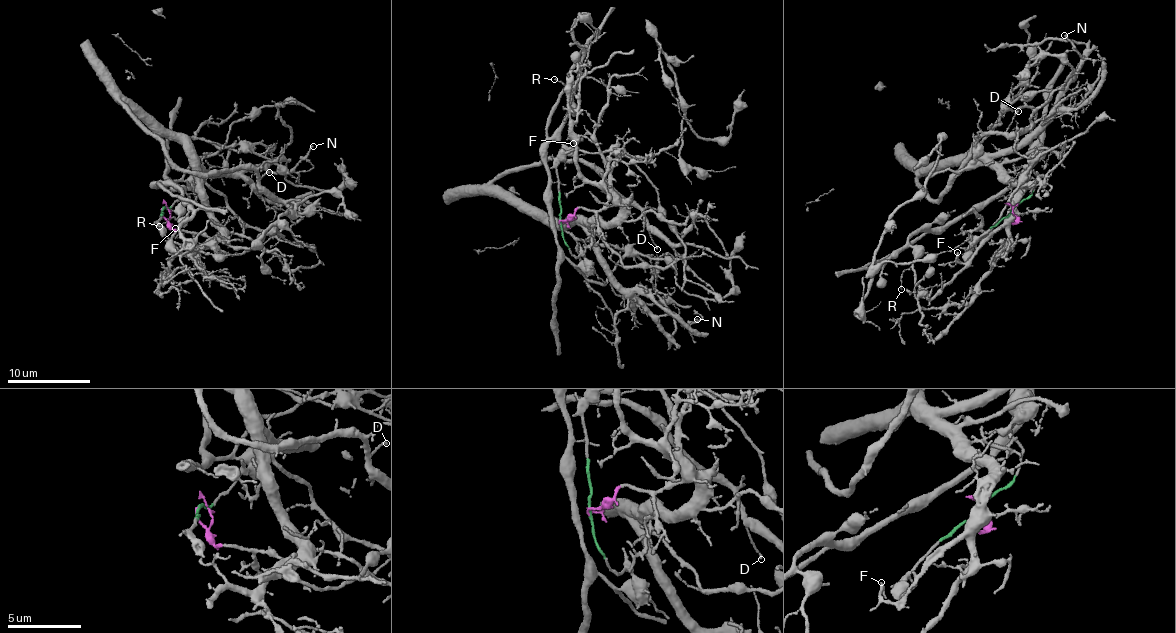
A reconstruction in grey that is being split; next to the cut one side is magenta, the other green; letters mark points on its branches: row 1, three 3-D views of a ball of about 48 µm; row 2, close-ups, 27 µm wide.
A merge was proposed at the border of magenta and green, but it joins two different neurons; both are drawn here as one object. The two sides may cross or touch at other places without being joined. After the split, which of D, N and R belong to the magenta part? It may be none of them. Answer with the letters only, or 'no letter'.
D, N

